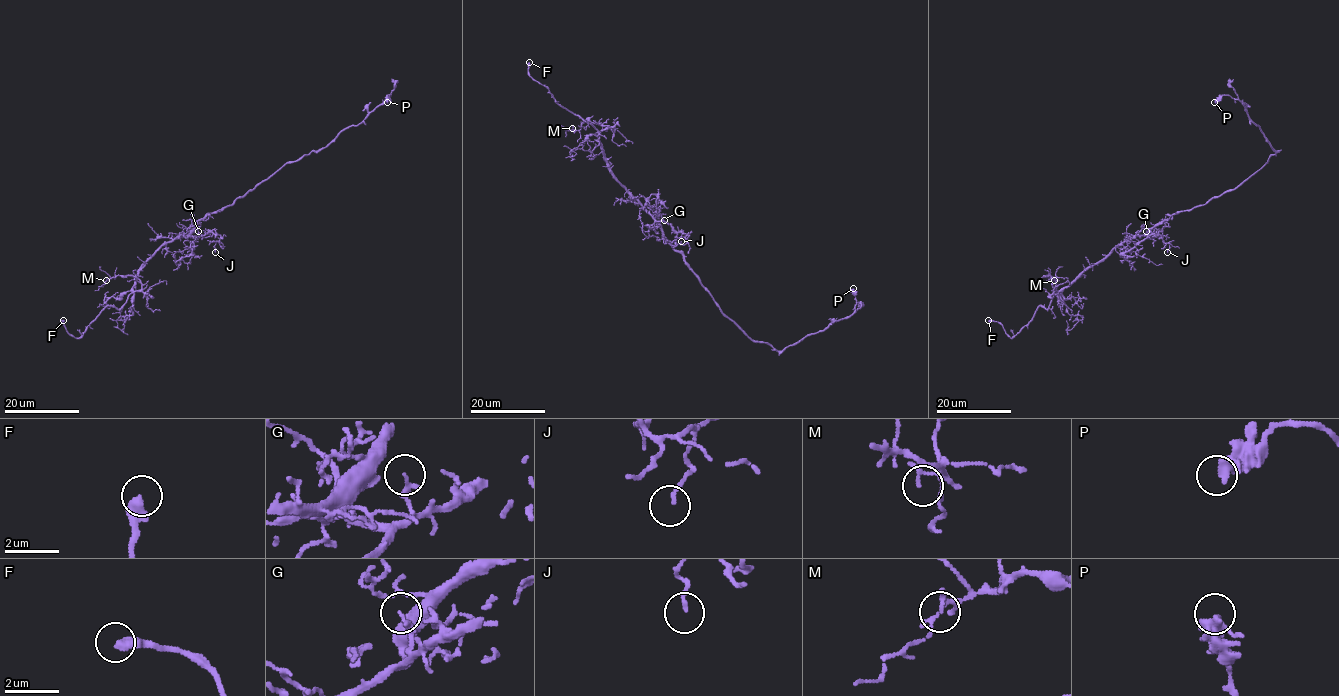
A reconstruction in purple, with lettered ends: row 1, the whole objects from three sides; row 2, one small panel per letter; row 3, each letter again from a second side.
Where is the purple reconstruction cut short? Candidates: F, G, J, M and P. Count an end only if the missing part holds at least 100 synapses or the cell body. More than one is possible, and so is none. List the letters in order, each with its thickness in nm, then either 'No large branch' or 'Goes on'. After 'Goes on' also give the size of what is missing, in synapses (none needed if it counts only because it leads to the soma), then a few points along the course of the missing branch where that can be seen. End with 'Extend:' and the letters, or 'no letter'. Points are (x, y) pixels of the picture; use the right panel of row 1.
F: Thickness 400 nm. Goes on
G: Thickness 160 nm. No large branch
J: Thickness 130 nm. No large branch
M: Thickness 140 nm. No large branch
P: Thickness 480 nm. No large branch
Extend: F

